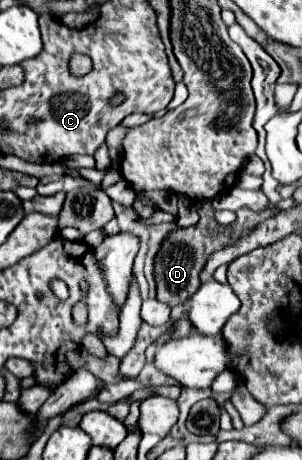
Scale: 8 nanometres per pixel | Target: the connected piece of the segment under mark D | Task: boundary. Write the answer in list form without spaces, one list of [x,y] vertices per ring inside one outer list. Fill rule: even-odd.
[[[198,204],[198,212],[200,212],[200,222],[190,226],[190,228],[176,228],[172,230],[164,240],[162,246],[156,254],[154,260],[154,280],[156,280],[156,300],[172,306],[184,304],[188,298],[192,298],[200,286],[200,272],[208,260],[208,256],[228,244],[232,244],[232,240],[236,240],[238,236],[242,236],[244,232],[248,232],[254,224],[252,224],[252,212],[242,208],[238,212],[238,220],[234,224],[222,226],[214,220],[212,214],[212,206],[210,204]]]

